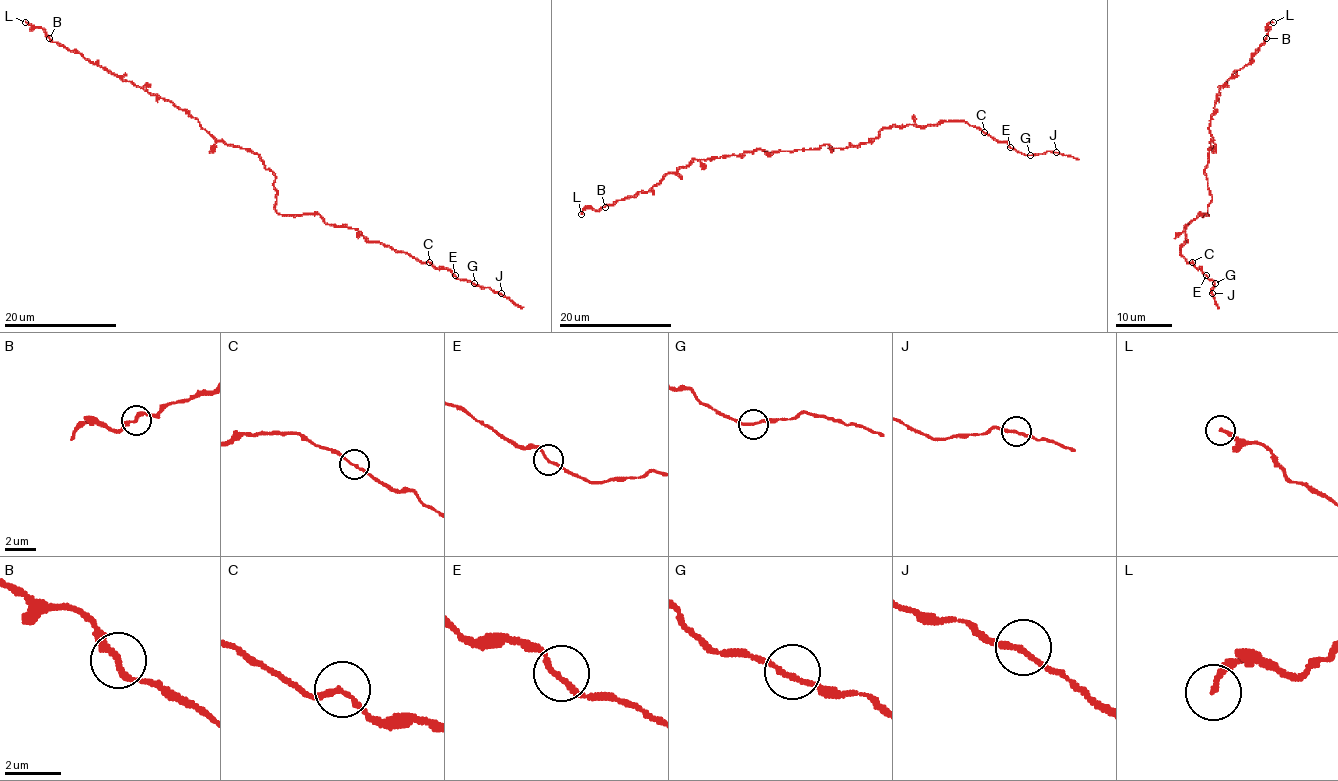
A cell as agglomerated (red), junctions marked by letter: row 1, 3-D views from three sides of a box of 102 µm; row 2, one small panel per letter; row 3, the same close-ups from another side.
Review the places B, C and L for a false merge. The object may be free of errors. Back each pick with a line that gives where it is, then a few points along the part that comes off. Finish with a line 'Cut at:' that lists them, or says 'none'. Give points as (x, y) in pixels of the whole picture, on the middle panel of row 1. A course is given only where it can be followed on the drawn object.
Cut at: none

